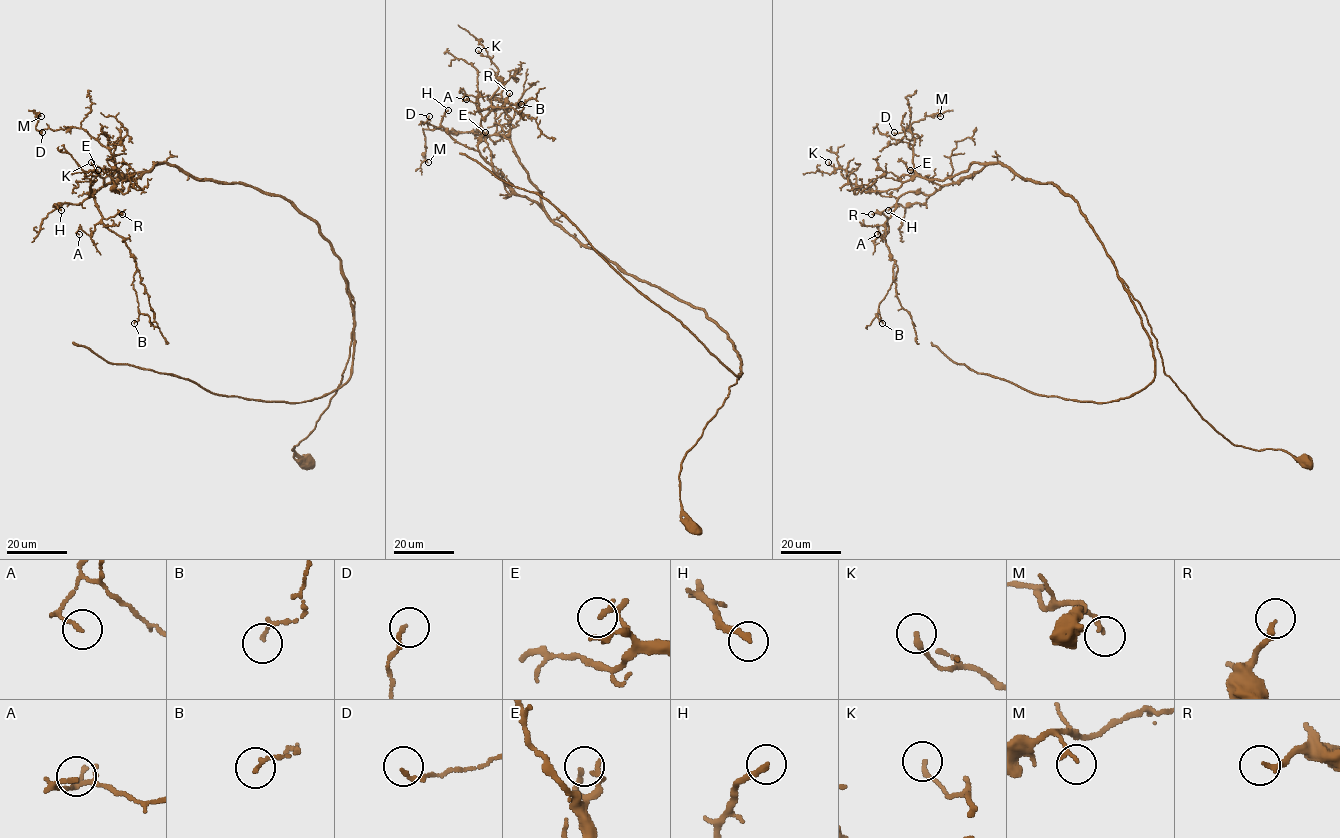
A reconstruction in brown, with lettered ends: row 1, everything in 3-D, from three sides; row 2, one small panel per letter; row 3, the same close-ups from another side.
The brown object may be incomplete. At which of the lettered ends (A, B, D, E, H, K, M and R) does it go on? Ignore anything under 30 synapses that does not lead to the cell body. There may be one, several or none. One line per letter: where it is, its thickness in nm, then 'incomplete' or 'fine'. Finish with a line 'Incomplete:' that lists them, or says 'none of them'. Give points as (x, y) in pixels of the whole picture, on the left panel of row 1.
A: at (79, 234); 150 nm thick; fine
B: at (134, 323); 130 nm thick; fine
D: at (42, 132); 140 nm thick; fine
E: at (98, 170); 150 nm thick; incomplete
H: at (61, 210); 240 nm thick; incomplete
K: at (91, 162); 190 nm thick; fine
M: at (41, 116); 150 nm thick; fine
R: at (122, 214); 160 nm thick; fine
Incomplete: E, H

